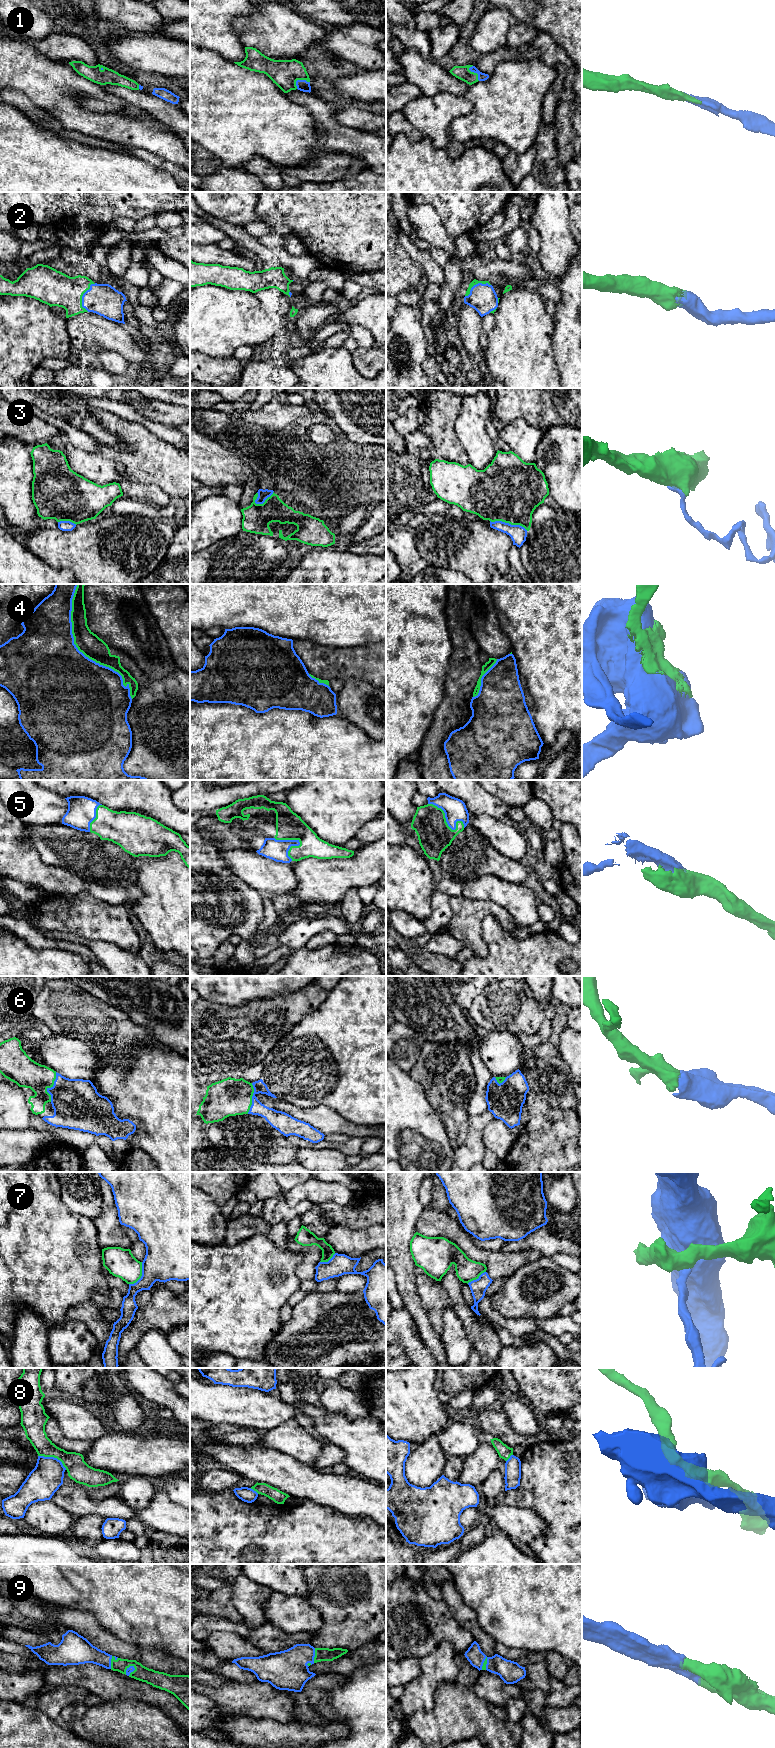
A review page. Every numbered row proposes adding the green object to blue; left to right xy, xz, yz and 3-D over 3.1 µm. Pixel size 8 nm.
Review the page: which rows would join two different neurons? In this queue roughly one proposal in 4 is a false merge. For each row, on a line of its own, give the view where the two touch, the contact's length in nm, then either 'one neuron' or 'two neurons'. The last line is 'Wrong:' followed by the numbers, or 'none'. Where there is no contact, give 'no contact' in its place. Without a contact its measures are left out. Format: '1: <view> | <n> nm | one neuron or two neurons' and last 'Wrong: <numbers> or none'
1: xz | 130 nm | one neuron
2: xy | 240 nm | one neuron
3: yz | 320 nm | two neurons
4: xy | 1000 nm | two neurons
5: yz | 360 nm | one neuron
6: xy | 240 nm | one neuron
7: xy | 220 nm | two neurons
8: xy | 260 nm | two neurons
9: xy | 110 nm | one neuron
Wrong: 3, 4, 7, 8

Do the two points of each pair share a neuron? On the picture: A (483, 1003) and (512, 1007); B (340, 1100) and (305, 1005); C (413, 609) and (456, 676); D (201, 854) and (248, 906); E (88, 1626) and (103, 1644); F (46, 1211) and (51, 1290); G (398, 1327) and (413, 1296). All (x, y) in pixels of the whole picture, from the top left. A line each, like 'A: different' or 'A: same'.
A: same
B: different
C: different
D: same
E: same
F: same
G: different

